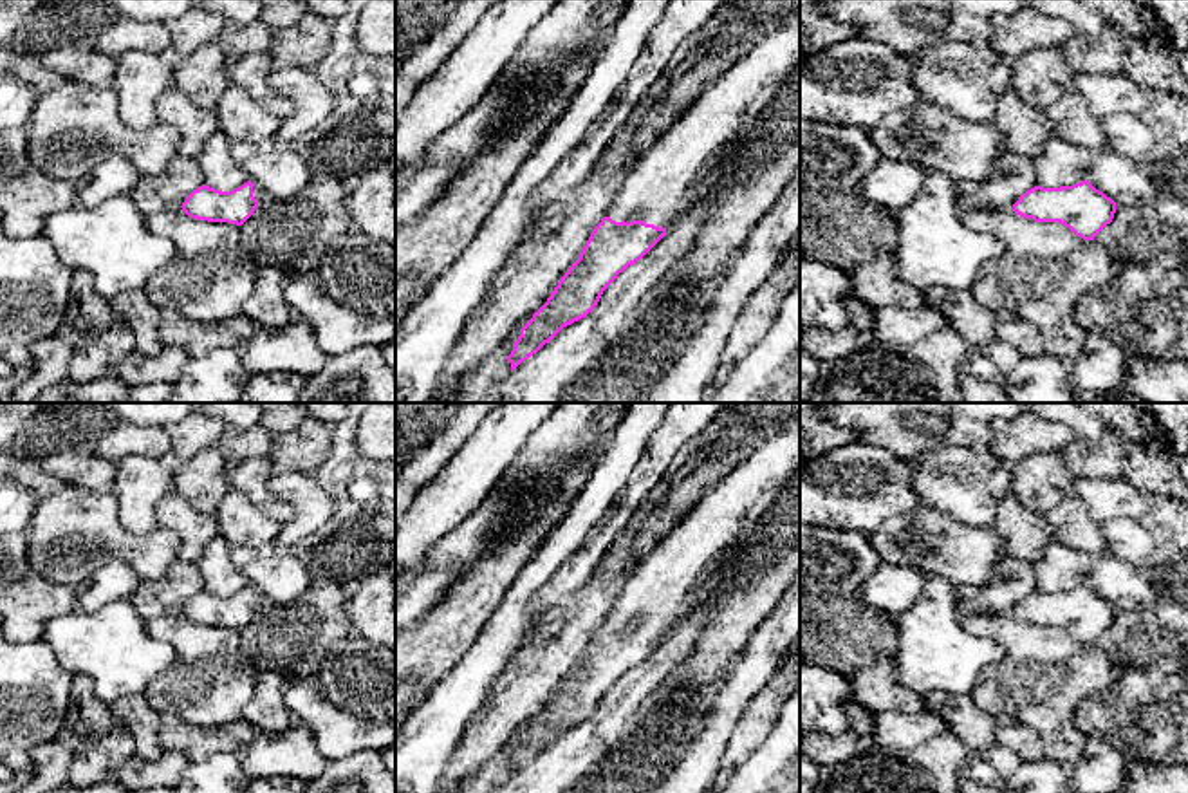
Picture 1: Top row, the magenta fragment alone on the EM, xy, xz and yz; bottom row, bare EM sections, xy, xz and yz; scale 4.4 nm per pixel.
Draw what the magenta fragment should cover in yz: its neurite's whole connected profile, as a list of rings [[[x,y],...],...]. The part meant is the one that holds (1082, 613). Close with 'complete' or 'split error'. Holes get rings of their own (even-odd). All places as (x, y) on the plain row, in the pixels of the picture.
[[[1089,585],[1072,591],[1035,591],[1022,598],[1013,616],[1035,627],[1060,627],[1083,645],[1094,641],[1112,627],[1116,607]]]; complete

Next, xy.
[[[251,585],[231,596],[202,589],[186,602],[181,612],[197,625],[242,630],[265,602],[265,594]]]; split error

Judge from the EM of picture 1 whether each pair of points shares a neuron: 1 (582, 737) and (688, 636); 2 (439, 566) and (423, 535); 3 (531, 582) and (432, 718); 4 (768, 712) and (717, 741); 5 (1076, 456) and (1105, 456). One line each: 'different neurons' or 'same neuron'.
1: same neuron
2: different neurons
3: same neuron
4: different neurons
5: same neuron

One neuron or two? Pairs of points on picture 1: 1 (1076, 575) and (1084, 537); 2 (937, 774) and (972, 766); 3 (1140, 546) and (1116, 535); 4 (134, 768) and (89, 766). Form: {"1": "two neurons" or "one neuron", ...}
{"1": "two neurons", "2": "two neurons", "3": "one neuron", "4": "two neurons"}

